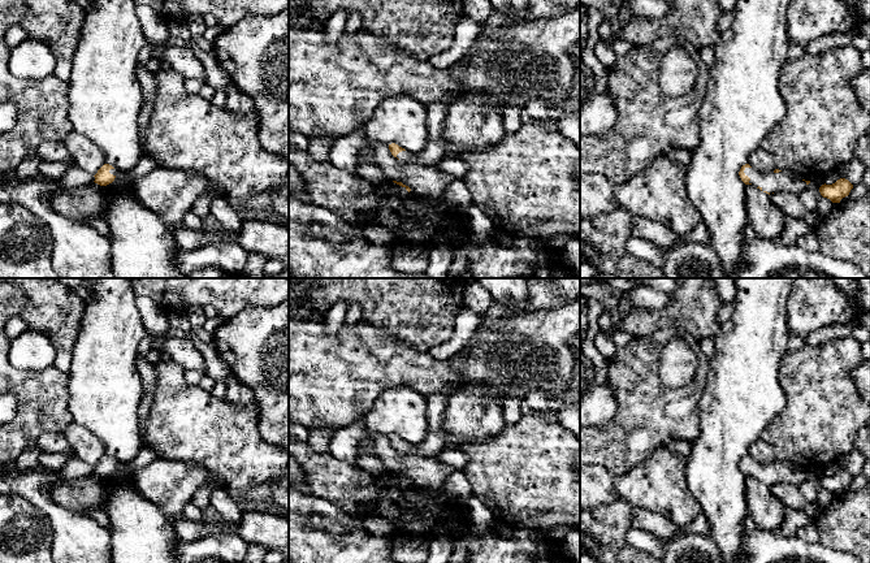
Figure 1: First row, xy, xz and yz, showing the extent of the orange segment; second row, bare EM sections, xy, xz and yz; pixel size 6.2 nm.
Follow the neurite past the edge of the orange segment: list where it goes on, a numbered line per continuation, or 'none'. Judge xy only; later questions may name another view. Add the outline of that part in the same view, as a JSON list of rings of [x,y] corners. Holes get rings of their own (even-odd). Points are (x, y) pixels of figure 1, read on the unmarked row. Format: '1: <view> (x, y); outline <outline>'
none

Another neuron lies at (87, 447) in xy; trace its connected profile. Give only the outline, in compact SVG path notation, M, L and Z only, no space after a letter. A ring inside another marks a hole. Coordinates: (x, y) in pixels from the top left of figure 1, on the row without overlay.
M74 421L66 426L64 437L72 446L74 455L92 467L95 467L105 455L105 450L100 439Z

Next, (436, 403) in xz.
M436 393L427 397L428 436L420 446L411 446L407 442L399 443L397 449L402 454L433 456L443 450L446 438L443 430L443 416L447 402L449 398L443 393Z

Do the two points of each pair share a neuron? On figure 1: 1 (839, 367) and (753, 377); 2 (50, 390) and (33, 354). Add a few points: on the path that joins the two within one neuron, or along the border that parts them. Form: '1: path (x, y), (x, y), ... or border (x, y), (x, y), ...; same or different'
1: border (787, 350), (779, 368), (786, 405); different
2: border (13, 366), (20, 369), (46, 369), (52, 367); different

